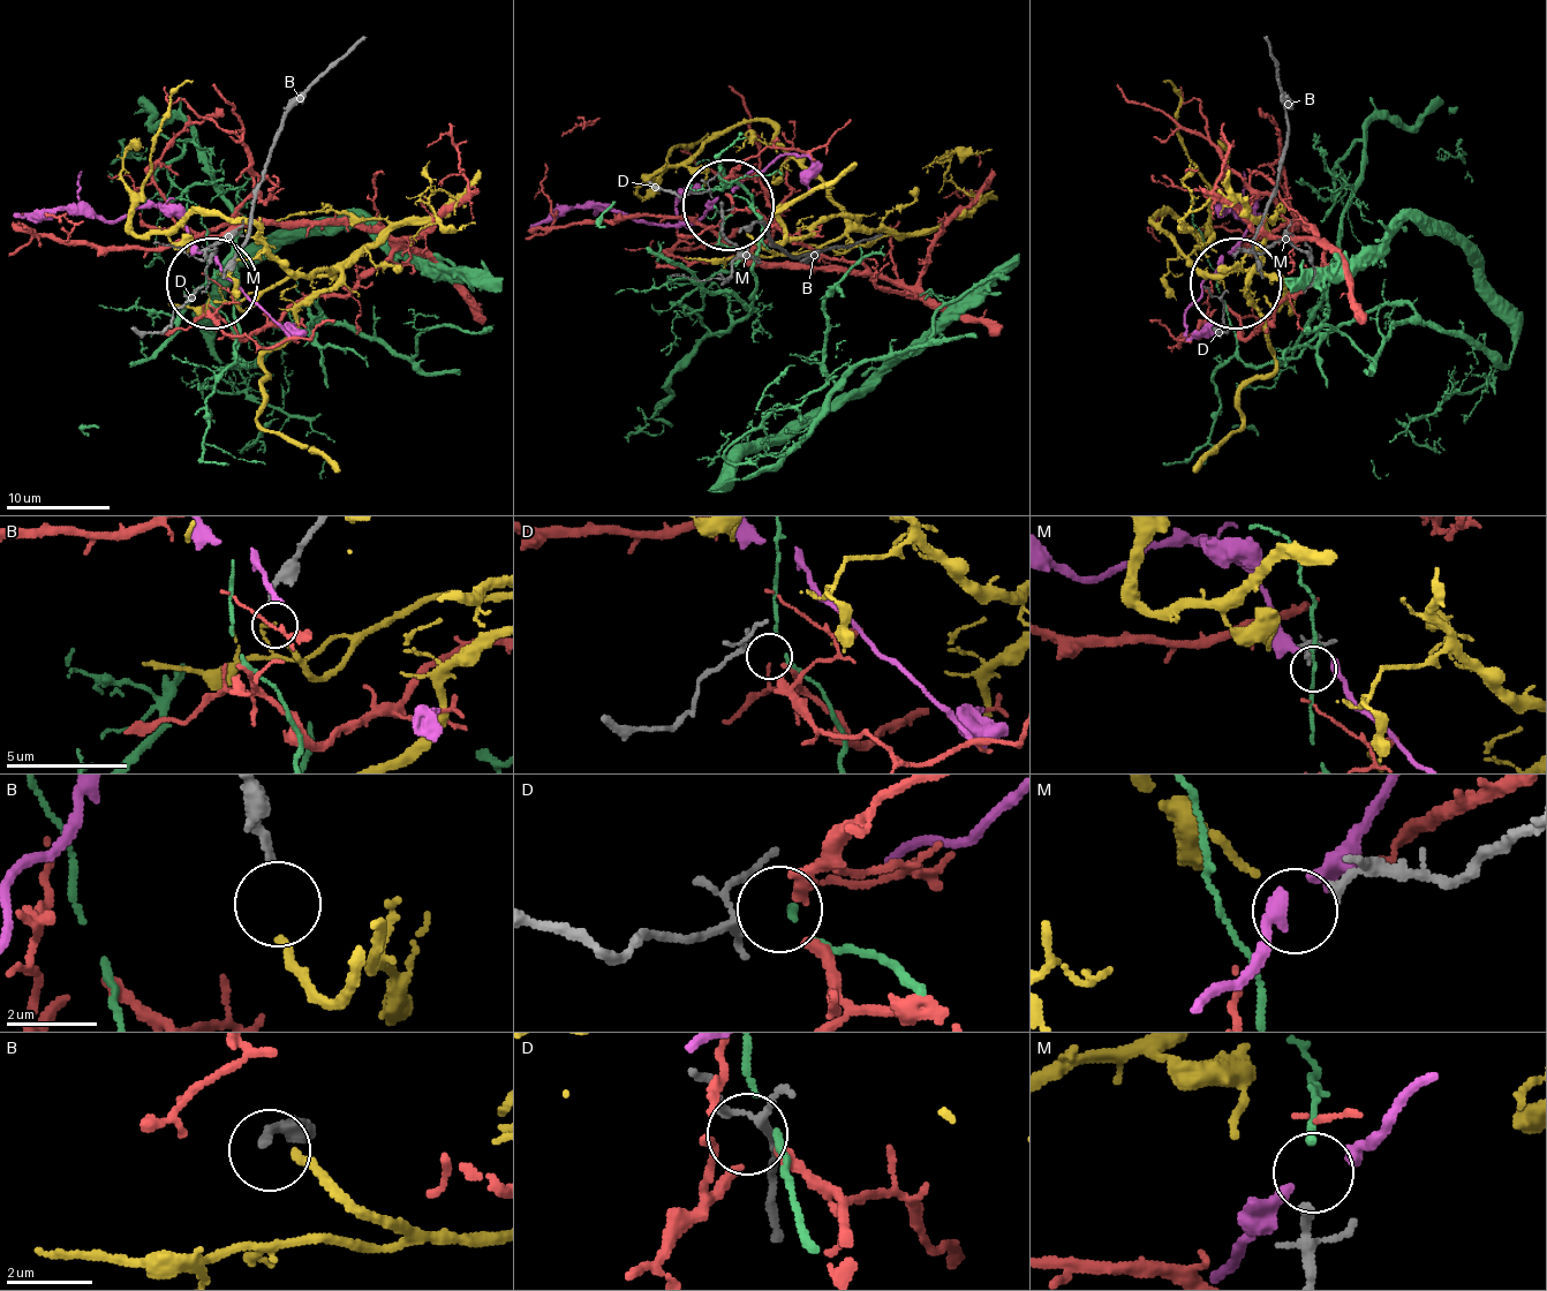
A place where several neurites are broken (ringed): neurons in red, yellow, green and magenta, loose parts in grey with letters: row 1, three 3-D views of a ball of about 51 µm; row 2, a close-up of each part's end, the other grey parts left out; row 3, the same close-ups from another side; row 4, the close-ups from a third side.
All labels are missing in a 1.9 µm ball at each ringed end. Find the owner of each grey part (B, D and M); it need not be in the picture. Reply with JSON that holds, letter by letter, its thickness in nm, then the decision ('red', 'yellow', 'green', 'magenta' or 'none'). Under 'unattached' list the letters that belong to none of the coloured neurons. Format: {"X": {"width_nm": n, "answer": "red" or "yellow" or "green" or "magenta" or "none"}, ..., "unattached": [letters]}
{"B": {"width_nm": 200, "answer": "yellow"}, "D": {"width_nm": 140, "answer": "red"}, "M": {"width_nm": 130, "answer": "none"}, "unattached": ["M"]}

